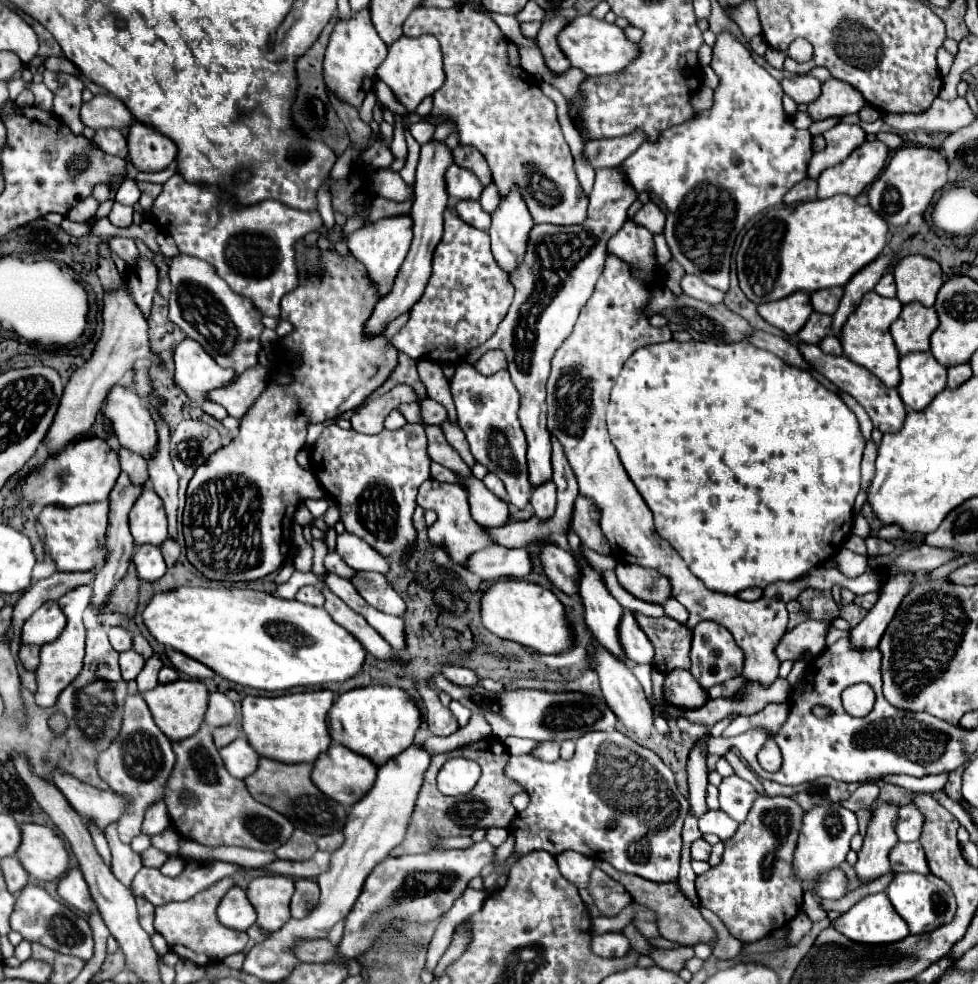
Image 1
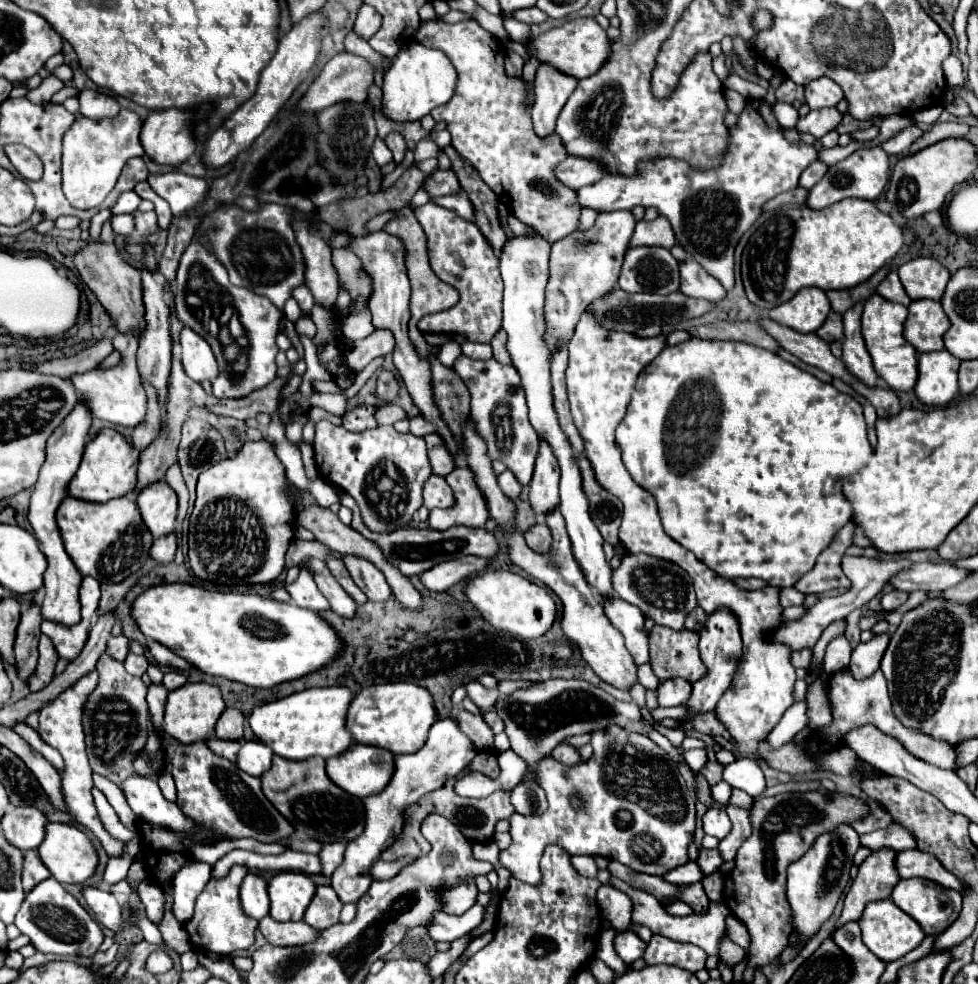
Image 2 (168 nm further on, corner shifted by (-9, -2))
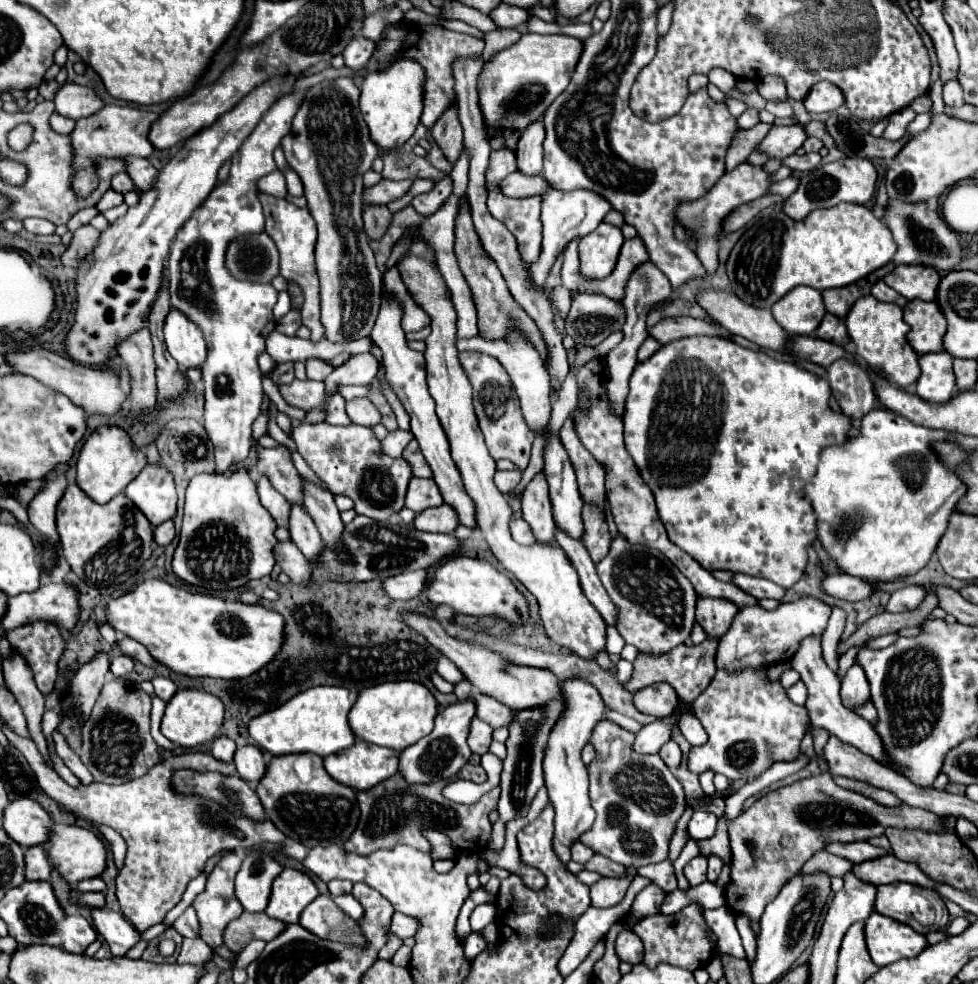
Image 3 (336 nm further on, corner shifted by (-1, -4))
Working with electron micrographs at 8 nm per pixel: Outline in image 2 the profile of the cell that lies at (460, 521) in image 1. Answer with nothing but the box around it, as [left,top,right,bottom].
[424,474,454,508]

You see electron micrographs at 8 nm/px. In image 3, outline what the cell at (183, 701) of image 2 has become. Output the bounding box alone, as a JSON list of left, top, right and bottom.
[160,688,224,748]

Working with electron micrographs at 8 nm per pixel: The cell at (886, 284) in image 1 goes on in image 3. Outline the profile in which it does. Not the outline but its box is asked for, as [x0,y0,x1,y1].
[872,280,906,306]

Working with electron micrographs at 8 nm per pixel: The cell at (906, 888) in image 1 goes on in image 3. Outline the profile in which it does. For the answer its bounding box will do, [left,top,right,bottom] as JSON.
[874,882,950,934]

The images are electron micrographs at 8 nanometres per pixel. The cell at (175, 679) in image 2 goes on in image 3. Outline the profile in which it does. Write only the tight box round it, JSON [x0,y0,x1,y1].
[152,676,178,702]

